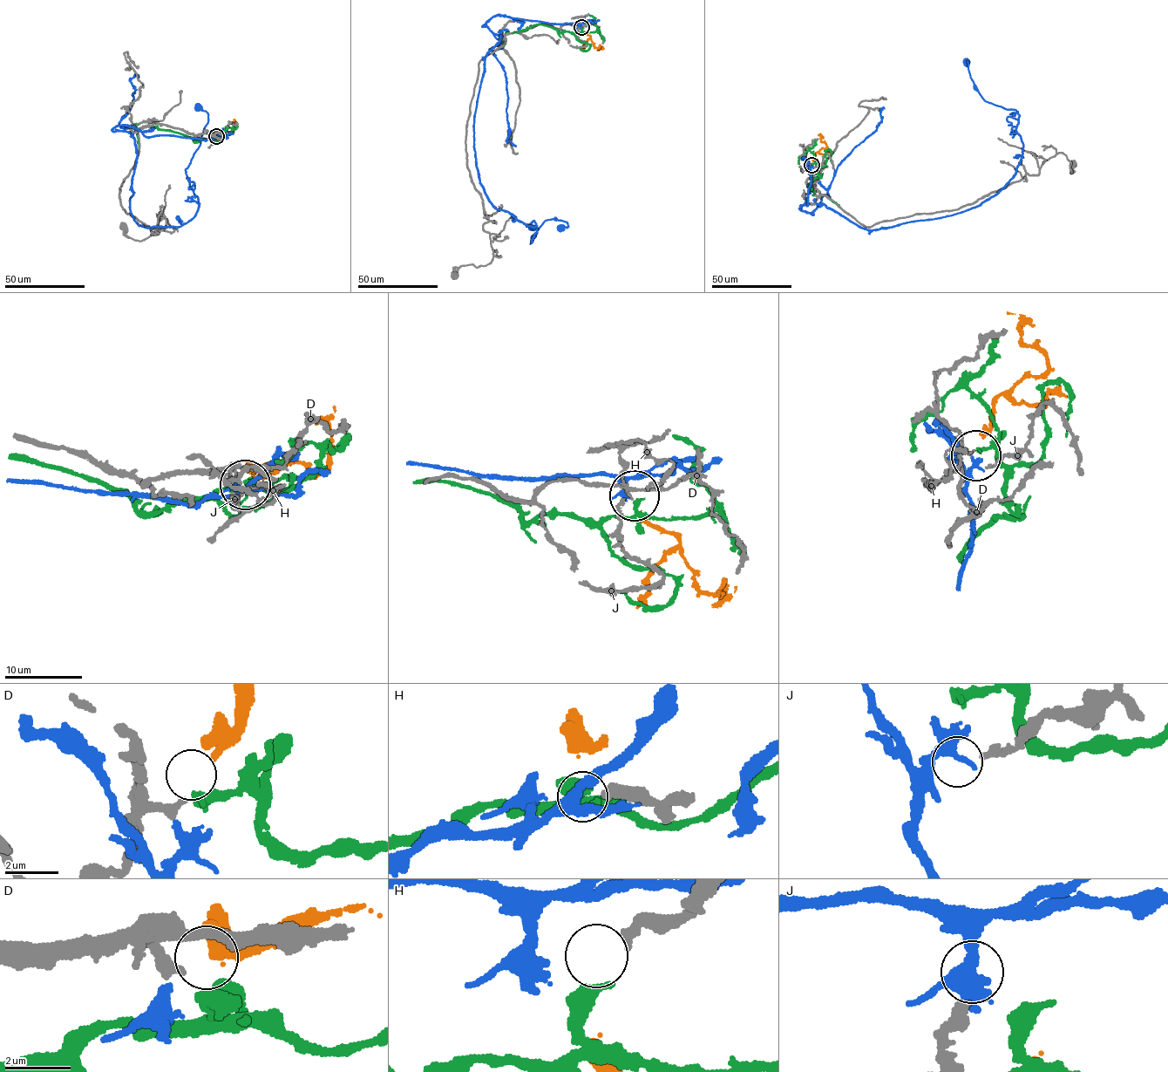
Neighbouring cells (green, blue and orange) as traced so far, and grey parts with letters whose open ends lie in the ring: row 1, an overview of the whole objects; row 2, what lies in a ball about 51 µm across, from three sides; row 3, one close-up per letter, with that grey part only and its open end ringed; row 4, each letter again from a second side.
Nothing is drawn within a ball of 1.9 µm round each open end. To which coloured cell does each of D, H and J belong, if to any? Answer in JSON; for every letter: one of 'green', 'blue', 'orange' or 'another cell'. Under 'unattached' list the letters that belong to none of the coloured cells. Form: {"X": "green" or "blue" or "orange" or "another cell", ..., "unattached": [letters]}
{"D": "orange", "H": "green", "J": "another cell", "unattached": ["J"]}

